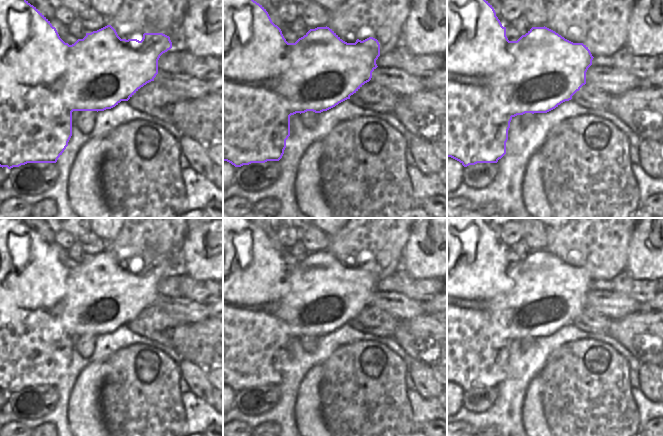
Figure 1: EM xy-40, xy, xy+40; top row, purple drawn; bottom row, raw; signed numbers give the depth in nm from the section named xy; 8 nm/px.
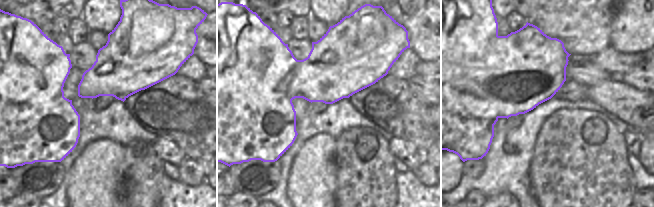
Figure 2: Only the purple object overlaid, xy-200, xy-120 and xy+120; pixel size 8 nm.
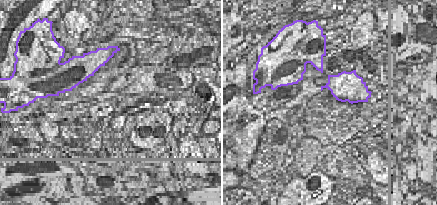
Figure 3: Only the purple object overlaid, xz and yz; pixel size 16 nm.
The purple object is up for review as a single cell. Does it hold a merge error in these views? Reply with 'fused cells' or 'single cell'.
fused cells

